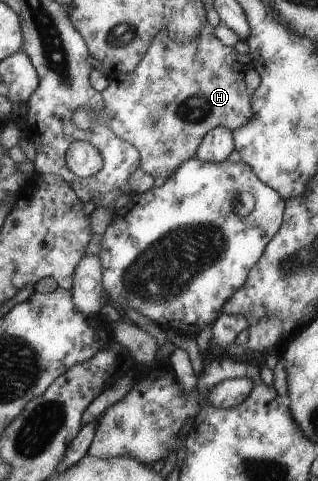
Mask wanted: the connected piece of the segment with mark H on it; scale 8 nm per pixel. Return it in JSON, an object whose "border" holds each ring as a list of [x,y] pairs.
{"border":[[[166,30],[160,31],[136,69],[124,80],[112,81],[112,87],[101,93],[106,101],[101,119],[121,140],[139,150],[142,169],[152,179],[168,179],[184,162],[195,157],[206,135],[215,127],[224,126],[234,133],[254,117],[250,109],[253,93],[248,93],[247,85],[244,85],[244,66],[238,63],[232,46],[223,45],[211,31],[198,34],[189,42],[177,42]]]}

